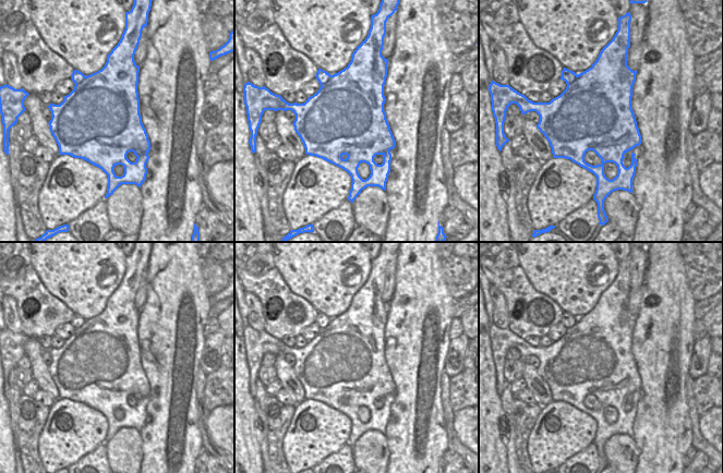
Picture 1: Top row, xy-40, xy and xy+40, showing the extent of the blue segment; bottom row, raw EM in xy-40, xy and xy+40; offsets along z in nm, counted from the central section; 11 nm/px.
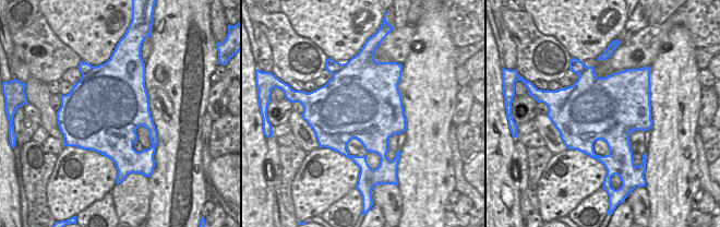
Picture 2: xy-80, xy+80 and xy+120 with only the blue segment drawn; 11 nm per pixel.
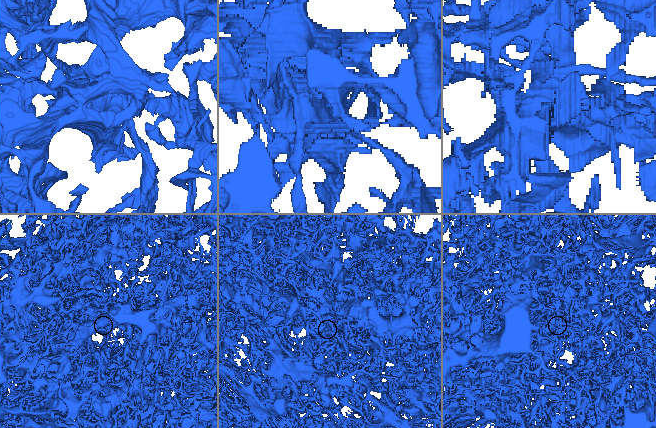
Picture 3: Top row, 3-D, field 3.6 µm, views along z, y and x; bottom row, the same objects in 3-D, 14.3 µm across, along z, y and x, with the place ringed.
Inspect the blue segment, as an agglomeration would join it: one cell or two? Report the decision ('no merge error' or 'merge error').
merge error

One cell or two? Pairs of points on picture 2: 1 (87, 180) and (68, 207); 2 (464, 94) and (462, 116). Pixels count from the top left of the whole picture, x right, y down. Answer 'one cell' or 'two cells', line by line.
1: one cell
2: one cell

